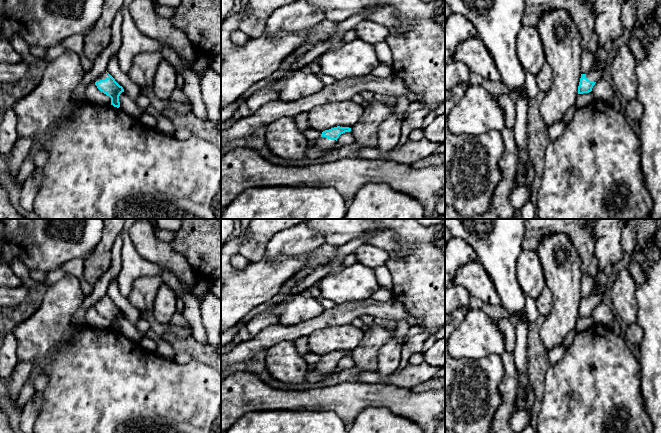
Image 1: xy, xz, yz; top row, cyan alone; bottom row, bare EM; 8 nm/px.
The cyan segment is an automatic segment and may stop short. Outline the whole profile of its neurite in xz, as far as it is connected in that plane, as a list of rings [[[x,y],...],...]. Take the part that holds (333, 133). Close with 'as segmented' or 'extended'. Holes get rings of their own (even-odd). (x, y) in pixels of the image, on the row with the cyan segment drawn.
[[[340,126],[325,130],[322,132],[321,137],[316,141],[316,146],[321,150],[326,151],[336,145],[337,139],[341,134],[350,131],[351,128]]]; extended

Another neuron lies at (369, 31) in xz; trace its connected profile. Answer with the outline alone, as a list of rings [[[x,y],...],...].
[[[368,19],[359,22],[354,30],[356,31],[357,39],[373,45],[378,42],[384,42],[389,32],[384,25]]]

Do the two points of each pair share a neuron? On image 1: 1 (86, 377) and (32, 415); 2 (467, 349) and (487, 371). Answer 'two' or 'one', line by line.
1: two
2: two

